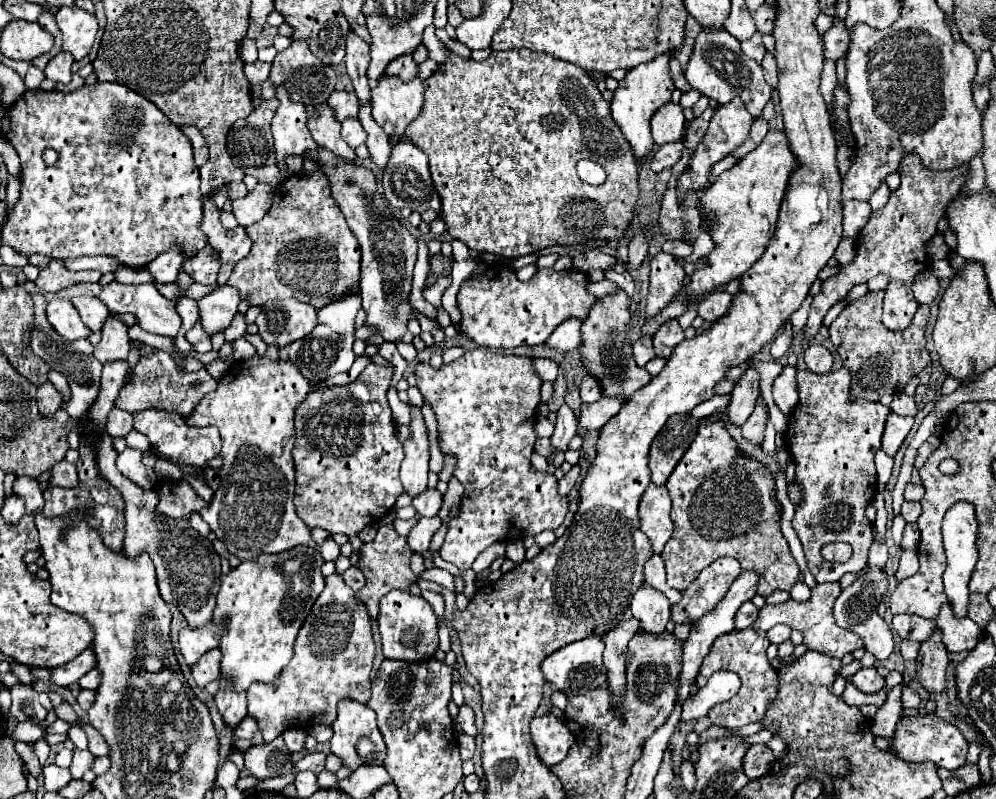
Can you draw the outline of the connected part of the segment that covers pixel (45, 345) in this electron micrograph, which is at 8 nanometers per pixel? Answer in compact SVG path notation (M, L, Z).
M32 295L32 297L36 299L36 327L32 331L32 343L30 345L42 361L46 361L58 373L66 375L66 379L70 383L70 391L72 391L72 399L68 401L66 413L80 425L80 419L84 419L84 411L88 411L88 407L92 405L92 399L96 399L96 391L100 387L102 363L94 359L90 341L66 341L66 339L62 339L46 319L44 297L42 295Z

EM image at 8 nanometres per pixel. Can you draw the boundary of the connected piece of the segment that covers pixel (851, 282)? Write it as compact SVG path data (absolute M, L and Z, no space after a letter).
M906 155L898 169L902 181L896 191L890 193L888 203L872 211L868 223L860 231L858 253L852 263L840 265L840 271L822 283L822 291L814 297L810 307L810 317L804 329L806 339L814 339L822 327L822 319L828 309L844 299L850 289L858 283L868 283L872 277L884 273L888 277L888 287L884 295L884 327L890 331L902 331L912 323L912 317L918 309L918 301L912 295L914 277L930 267L926 253L926 243L936 235L936 225L944 215L946 207L954 201L960 187L968 179L968 167L958 167L950 171L932 171L926 169L918 157Z

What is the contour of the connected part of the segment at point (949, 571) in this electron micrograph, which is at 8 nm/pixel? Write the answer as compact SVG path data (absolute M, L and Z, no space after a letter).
M956 503L954 507L948 509L942 523L944 549L948 557L948 567L944 571L944 589L956 617L966 617L966 611L968 611L968 579L976 565L976 531L978 531L976 517L970 503Z

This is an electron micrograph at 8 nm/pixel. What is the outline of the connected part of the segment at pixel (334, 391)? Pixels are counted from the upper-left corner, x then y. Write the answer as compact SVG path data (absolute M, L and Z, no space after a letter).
M370 363L362 375L342 387L312 389L308 399L296 409L296 513L310 527L322 527L330 535L358 535L366 525L380 521L390 513L396 499L402 495L398 469L404 459L402 443L396 439L396 423L386 399L394 369Z

